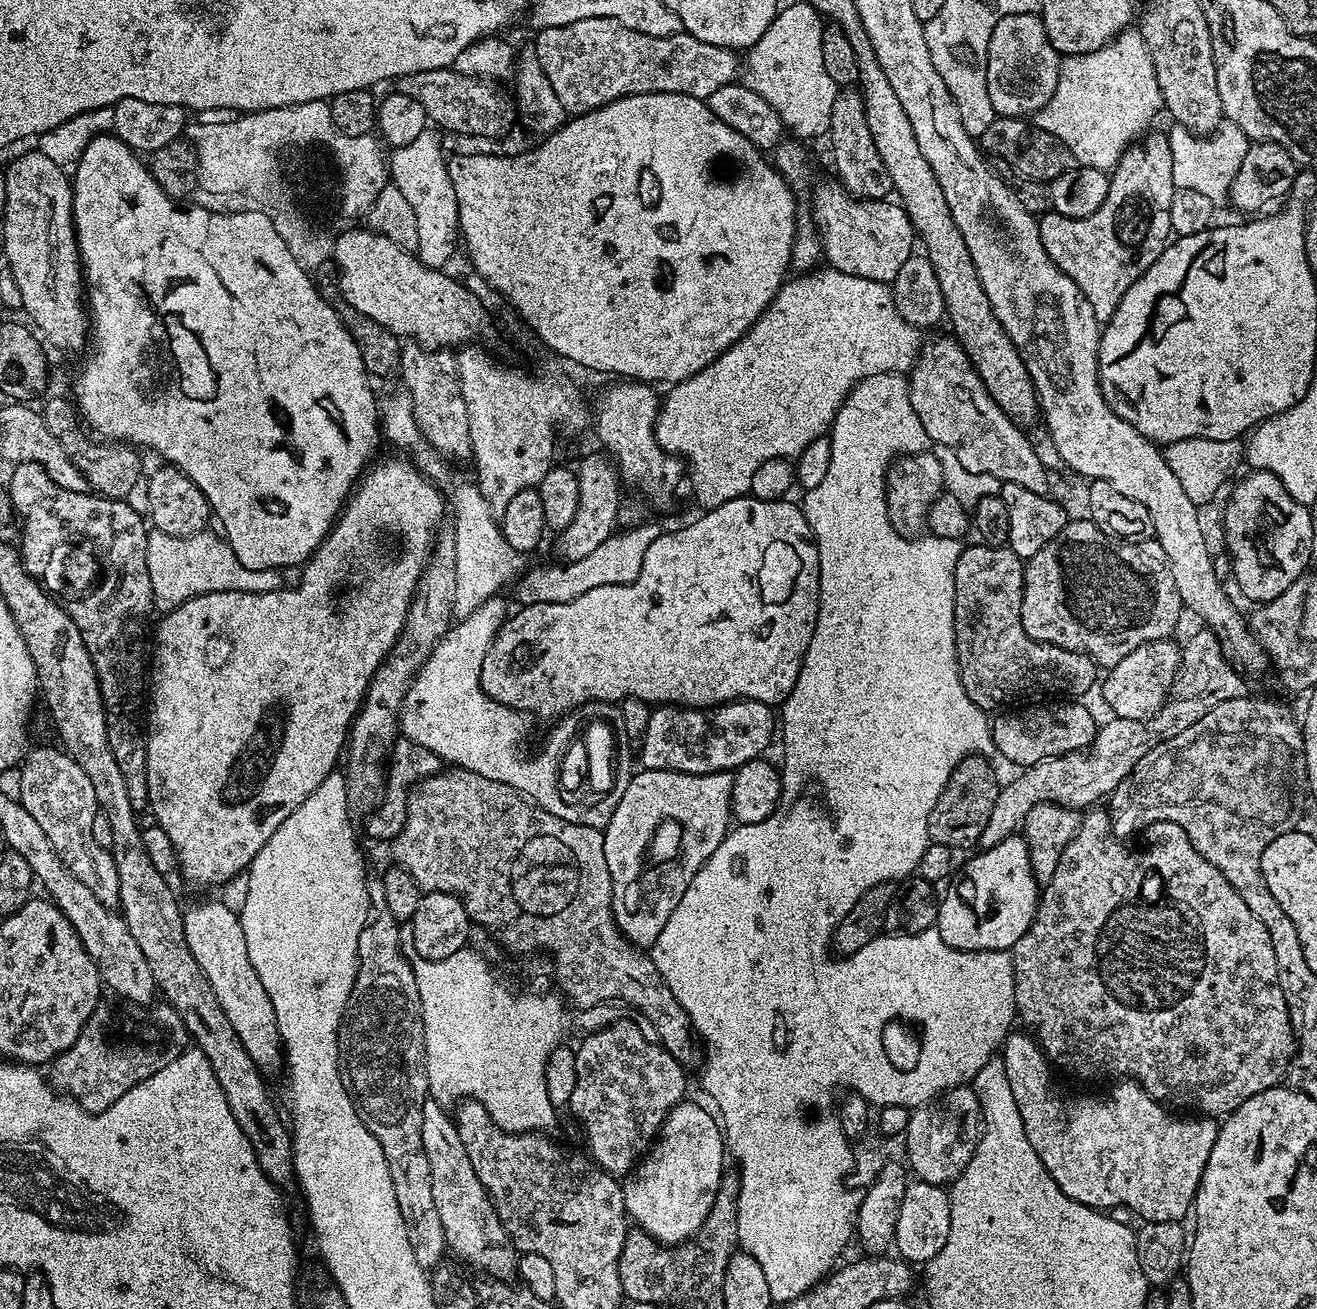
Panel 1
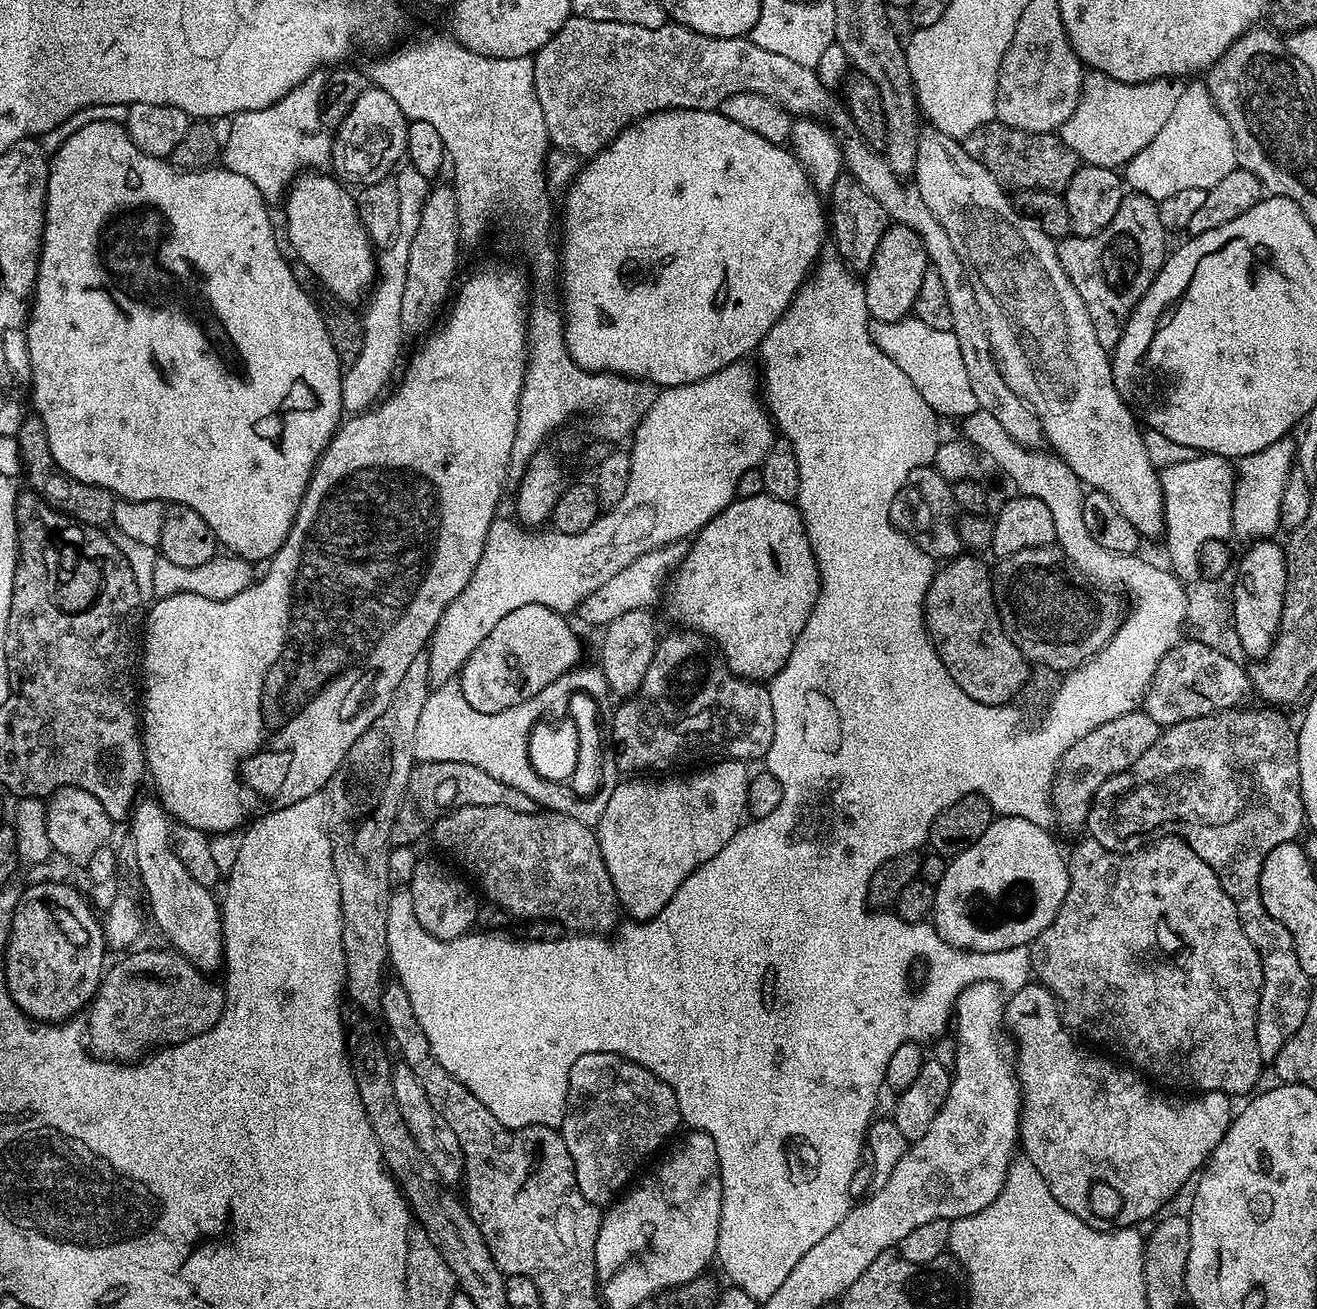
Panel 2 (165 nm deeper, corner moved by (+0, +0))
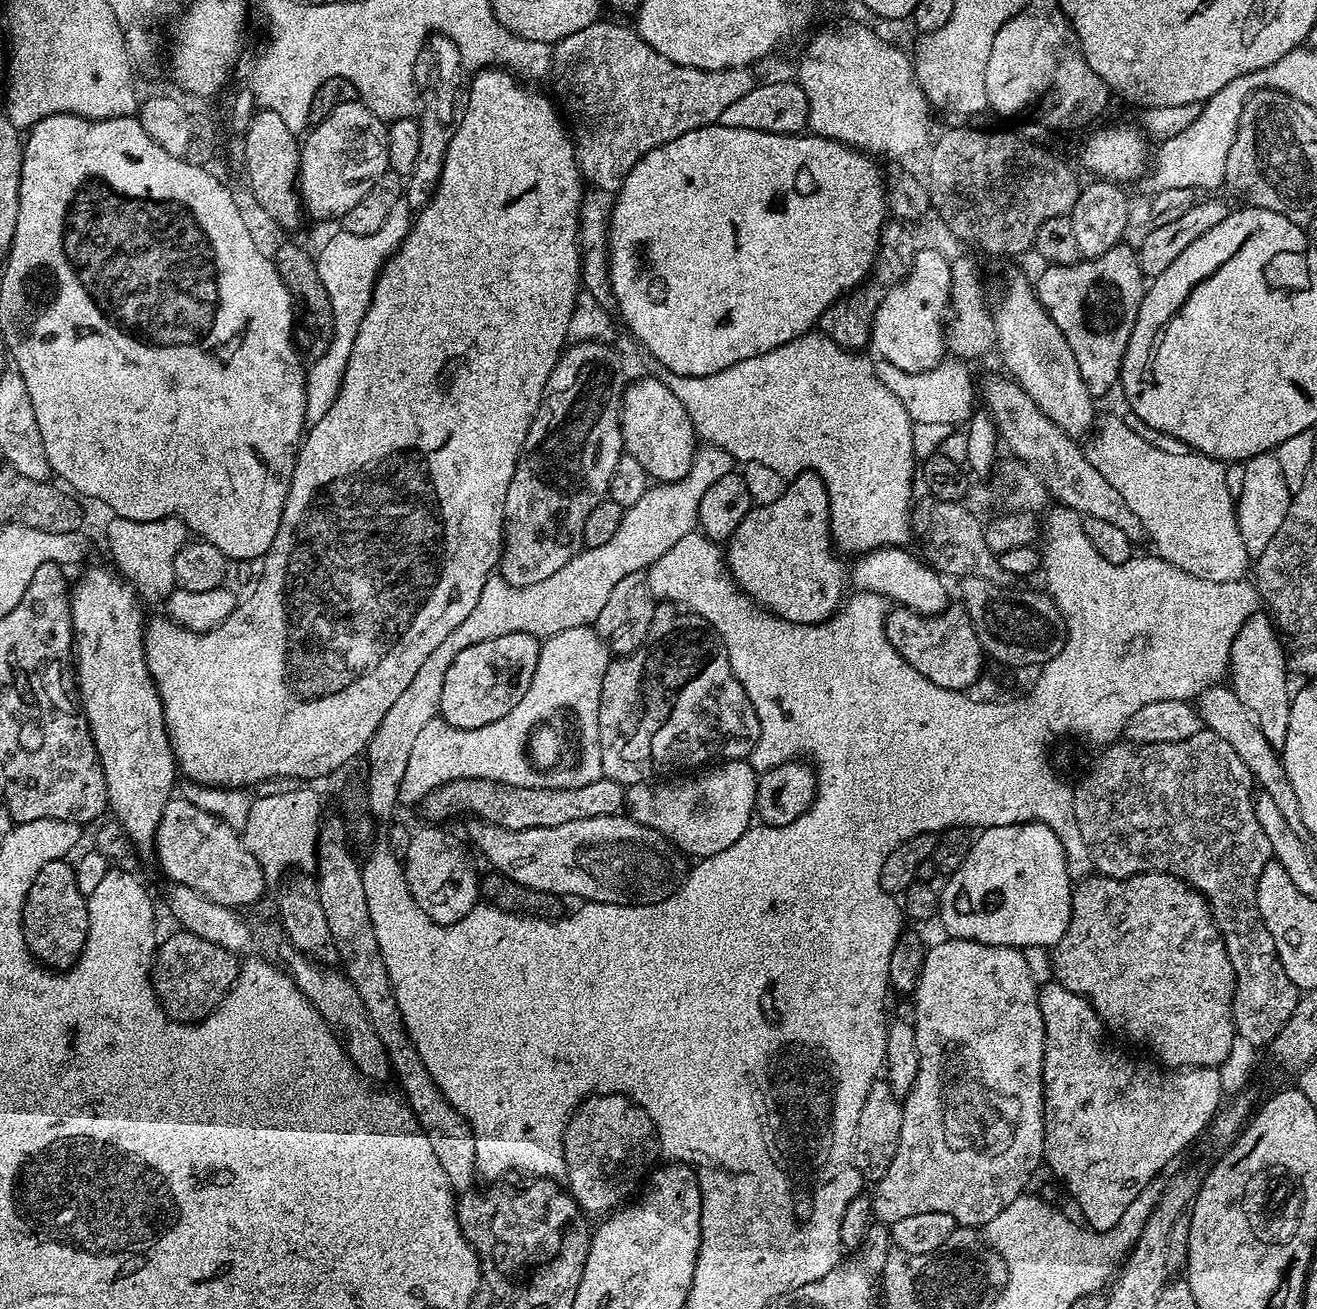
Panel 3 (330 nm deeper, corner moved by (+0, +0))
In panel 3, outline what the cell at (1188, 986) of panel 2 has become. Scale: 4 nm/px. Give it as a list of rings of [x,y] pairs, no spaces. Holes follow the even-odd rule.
[[[1143,872],[1137,876],[1126,878],[1110,878],[1093,874],[1085,876],[1072,889],[1072,913],[1066,926],[1066,934],[1050,949],[1055,983],[1066,986],[1074,994],[1088,1001],[1104,1023],[1105,1029],[1113,1037],[1121,1036],[1148,1052],[1153,1052],[1161,1060],[1163,1067],[1168,1070],[1183,1070],[1186,1068],[1219,1068],[1222,1061],[1230,1054],[1232,1043],[1238,1039],[1236,1023],[1232,1017],[1232,995],[1236,989],[1236,975],[1232,969],[1230,958],[1224,949],[1224,940],[1212,916],[1202,892],[1196,891],[1184,880],[1179,880],[1171,872]]]

